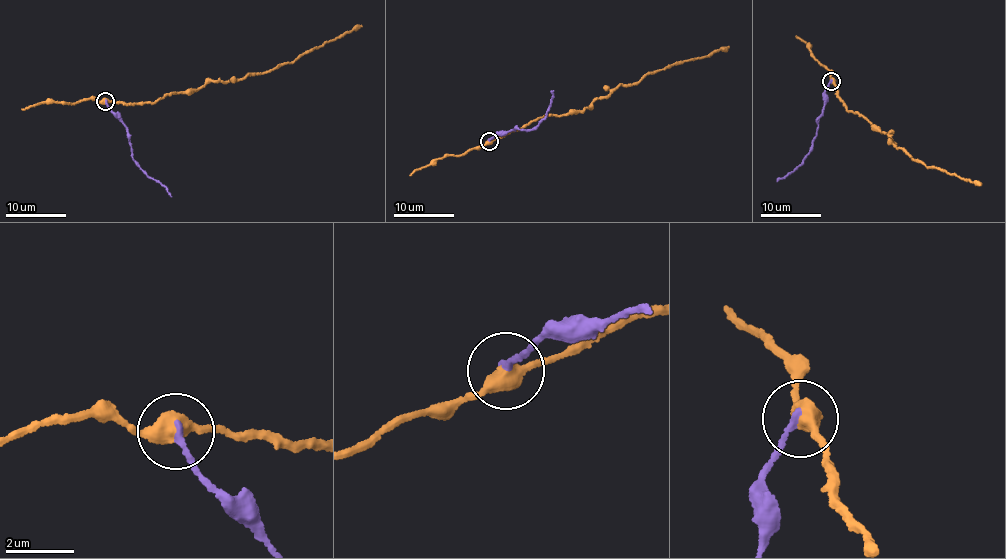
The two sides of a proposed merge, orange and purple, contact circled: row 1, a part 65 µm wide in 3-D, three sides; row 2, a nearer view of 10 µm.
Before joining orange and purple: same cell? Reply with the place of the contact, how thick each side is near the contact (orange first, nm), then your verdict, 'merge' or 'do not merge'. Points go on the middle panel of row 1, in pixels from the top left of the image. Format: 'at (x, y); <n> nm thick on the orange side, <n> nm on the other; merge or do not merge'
at (489, 141); 480 nm thick on the orange side, 200 nm on the other; do not merge

